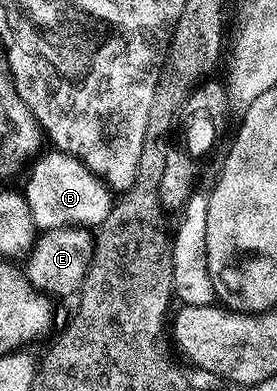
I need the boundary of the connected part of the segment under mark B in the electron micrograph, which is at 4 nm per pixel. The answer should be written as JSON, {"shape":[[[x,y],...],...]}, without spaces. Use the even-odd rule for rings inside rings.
{"shape":[[[43,151],[34,158],[35,166],[28,168],[27,182],[21,185],[23,197],[27,200],[33,215],[36,230],[56,229],[66,225],[98,227],[109,215],[113,204],[112,190],[85,163],[73,155],[58,151]]]}

